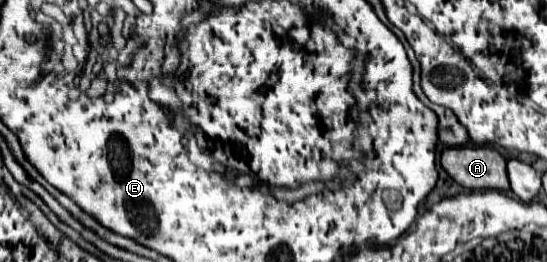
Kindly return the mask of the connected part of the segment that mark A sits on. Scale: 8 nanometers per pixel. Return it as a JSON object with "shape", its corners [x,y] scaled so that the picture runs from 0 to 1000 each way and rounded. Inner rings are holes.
{"shape":[[[823,561],[808,584],[808,637],[852,721],[932,729],[925,607],[899,561]]]}

